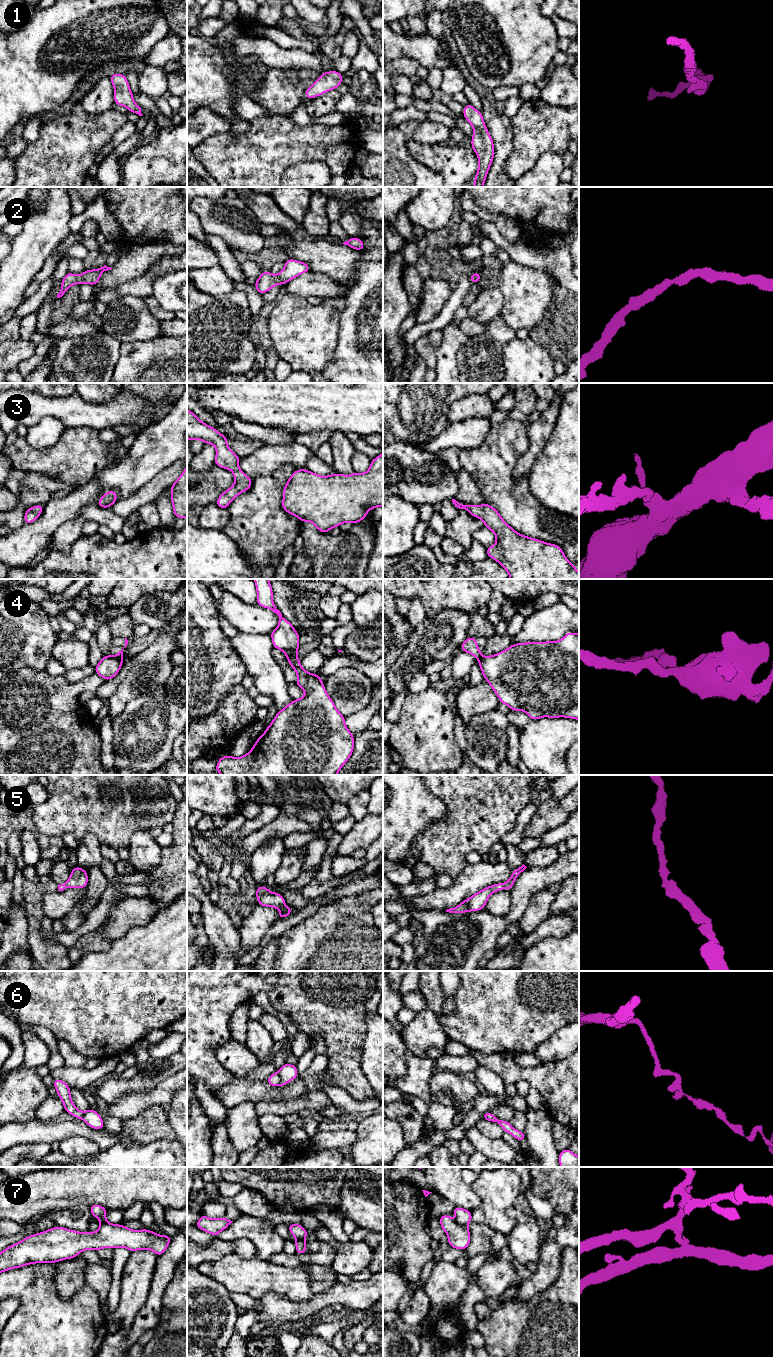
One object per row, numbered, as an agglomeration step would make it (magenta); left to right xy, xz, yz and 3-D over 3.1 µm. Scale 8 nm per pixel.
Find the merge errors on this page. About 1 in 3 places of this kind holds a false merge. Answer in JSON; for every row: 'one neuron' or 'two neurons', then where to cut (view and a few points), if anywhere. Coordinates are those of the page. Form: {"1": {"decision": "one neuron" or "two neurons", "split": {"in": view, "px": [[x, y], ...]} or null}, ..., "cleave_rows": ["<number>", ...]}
{"1": {"decision": "one neuron", "split": null}, "2": {"decision": "one neuron", "split": null}, "3": {"decision": "one neuron", "split": null}, "4": {"decision": "two neurons", "split": {"in": "xy", "px": [[117, 654], [122, 659]]}}, "5": {"decision": "one neuron", "split": null}, "6": {"decision": "two neurons", "split": {"in": "xz", "px": [[277, 1072], [280, 1084]]}}, "7": {"decision": "two neurons", "split": {"in": "yz", "px": [[454, 1220], [466, 1226]]}}, "cleave_rows": ["4", "6", "7"]}

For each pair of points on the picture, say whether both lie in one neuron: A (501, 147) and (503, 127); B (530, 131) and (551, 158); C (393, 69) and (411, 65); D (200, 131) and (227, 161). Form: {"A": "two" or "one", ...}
{"A": "one", "B": "two", "C": "one", "D": "two"}

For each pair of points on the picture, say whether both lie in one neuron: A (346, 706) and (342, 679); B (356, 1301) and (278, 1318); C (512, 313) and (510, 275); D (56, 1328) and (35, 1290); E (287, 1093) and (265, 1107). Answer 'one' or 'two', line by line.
A: one
B: one
C: one
D: one
E: two

